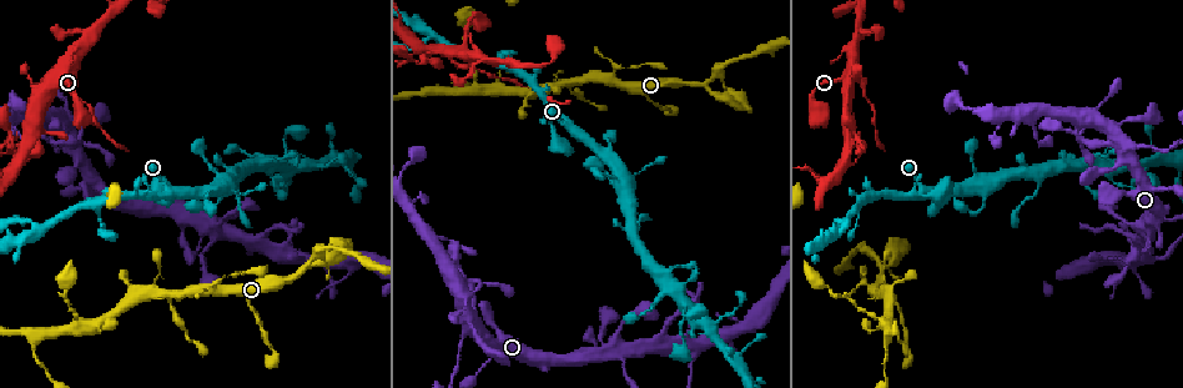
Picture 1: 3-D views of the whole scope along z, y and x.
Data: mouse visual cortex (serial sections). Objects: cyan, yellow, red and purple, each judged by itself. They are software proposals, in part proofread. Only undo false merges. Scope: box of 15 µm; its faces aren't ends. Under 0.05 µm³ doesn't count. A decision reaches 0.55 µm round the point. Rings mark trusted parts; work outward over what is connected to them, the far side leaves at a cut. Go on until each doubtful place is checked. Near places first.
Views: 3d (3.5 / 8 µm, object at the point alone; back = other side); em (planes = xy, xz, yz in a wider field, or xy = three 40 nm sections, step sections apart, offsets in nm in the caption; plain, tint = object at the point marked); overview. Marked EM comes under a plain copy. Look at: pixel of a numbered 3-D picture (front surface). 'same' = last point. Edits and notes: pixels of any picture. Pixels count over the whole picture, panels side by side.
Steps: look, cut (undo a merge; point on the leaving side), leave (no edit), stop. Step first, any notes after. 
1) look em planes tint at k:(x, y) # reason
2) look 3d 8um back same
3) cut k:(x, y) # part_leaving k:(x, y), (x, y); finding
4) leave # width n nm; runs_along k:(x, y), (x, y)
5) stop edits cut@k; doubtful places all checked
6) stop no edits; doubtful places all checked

look 3d 3.5um at 1:(865, 274) # narrows sharply

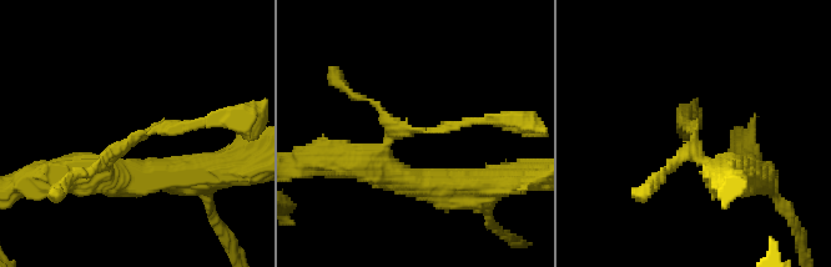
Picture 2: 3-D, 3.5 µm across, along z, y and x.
leave # runs_along 2:(95, 172), (141, 134), (228, 119); one cell here

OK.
look em xy step 3 tint at 1:(64, 70) # thin arm on a thick one

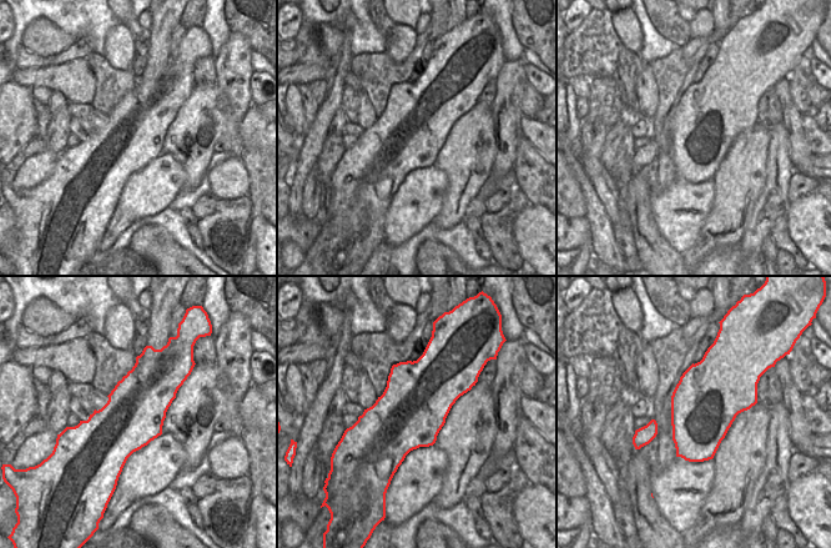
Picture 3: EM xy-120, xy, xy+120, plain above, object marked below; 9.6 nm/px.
look 3d 3.5um same

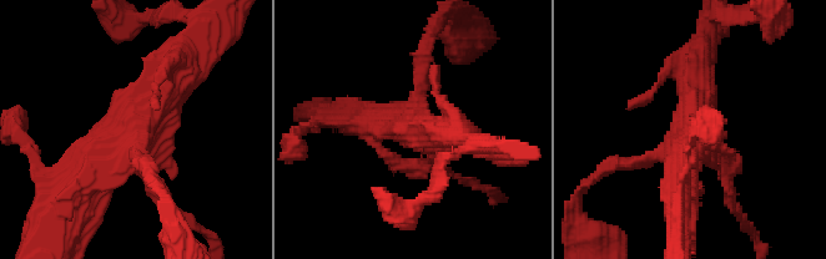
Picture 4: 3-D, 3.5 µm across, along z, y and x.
leave # runs_along 4:(422, 64), (414, 133), (452, 156); continuous, no second cell

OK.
look 3d 3.5um at 1:(849, 152) # four-way junction

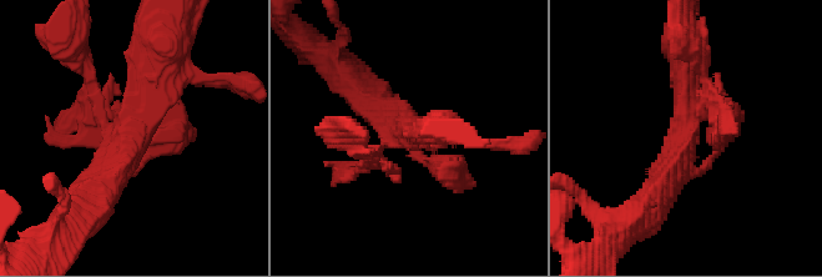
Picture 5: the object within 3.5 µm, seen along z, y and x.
look em xy step 2 tint at 5:(135, 127)

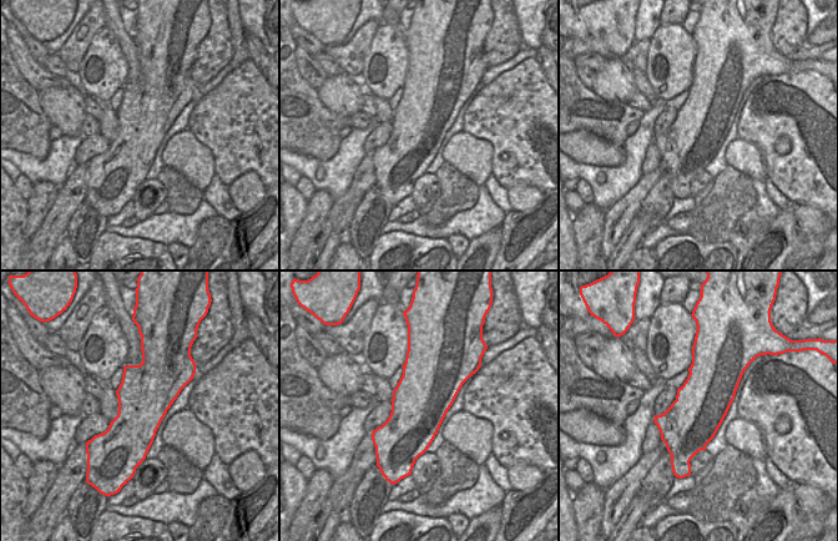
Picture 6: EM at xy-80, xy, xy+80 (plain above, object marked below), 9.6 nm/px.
leave # runs_along 5:(157, 49), (150, 114), (96, 199); one cell here

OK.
stop no edits; doubtful places all checked

